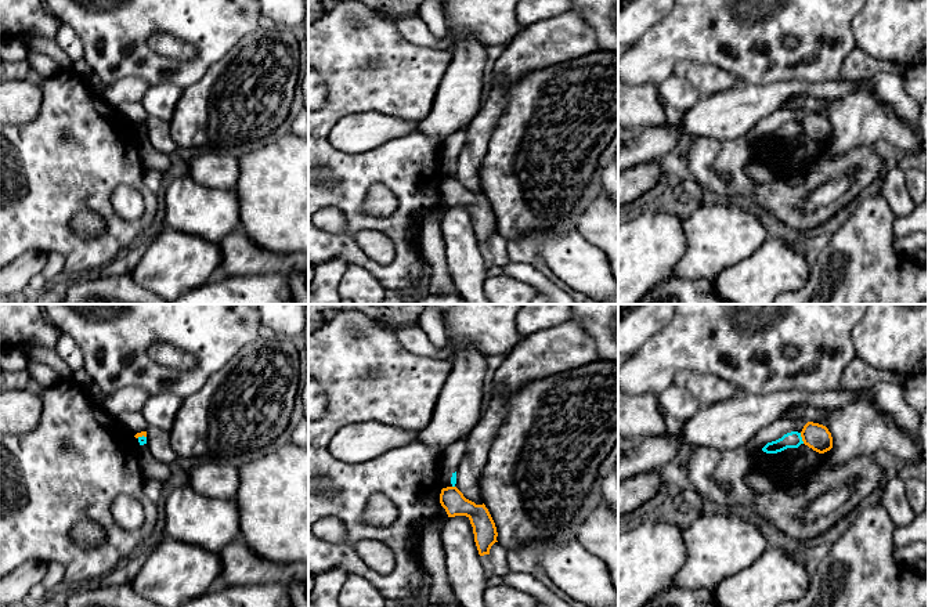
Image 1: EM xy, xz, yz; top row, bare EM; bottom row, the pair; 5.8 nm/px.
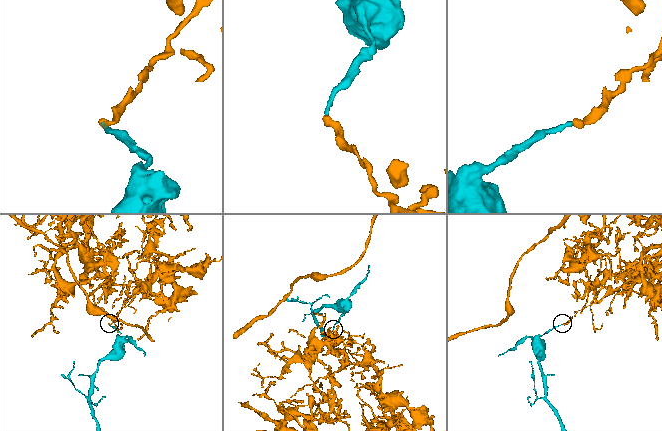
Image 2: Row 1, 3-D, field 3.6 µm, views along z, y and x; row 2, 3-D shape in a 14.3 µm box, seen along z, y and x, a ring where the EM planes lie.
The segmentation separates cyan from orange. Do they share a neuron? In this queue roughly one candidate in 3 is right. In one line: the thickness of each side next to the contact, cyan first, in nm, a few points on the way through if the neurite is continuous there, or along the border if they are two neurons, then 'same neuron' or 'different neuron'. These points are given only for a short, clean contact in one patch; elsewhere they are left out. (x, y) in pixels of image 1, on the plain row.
calibres 100 and 150 nm; border yz (800, 123), (804, 133); different neuron

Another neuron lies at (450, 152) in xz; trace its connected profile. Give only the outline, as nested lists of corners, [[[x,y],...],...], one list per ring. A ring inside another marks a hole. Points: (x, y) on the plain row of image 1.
[[[462,127],[459,131],[449,136],[448,140],[445,141],[445,145],[441,148],[438,167],[443,178],[452,177],[451,167],[458,160],[465,140],[466,127]]]

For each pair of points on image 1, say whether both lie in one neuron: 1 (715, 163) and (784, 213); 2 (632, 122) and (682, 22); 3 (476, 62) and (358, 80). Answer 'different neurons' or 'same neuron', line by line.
1: same neuron
2: different neurons
3: different neurons

